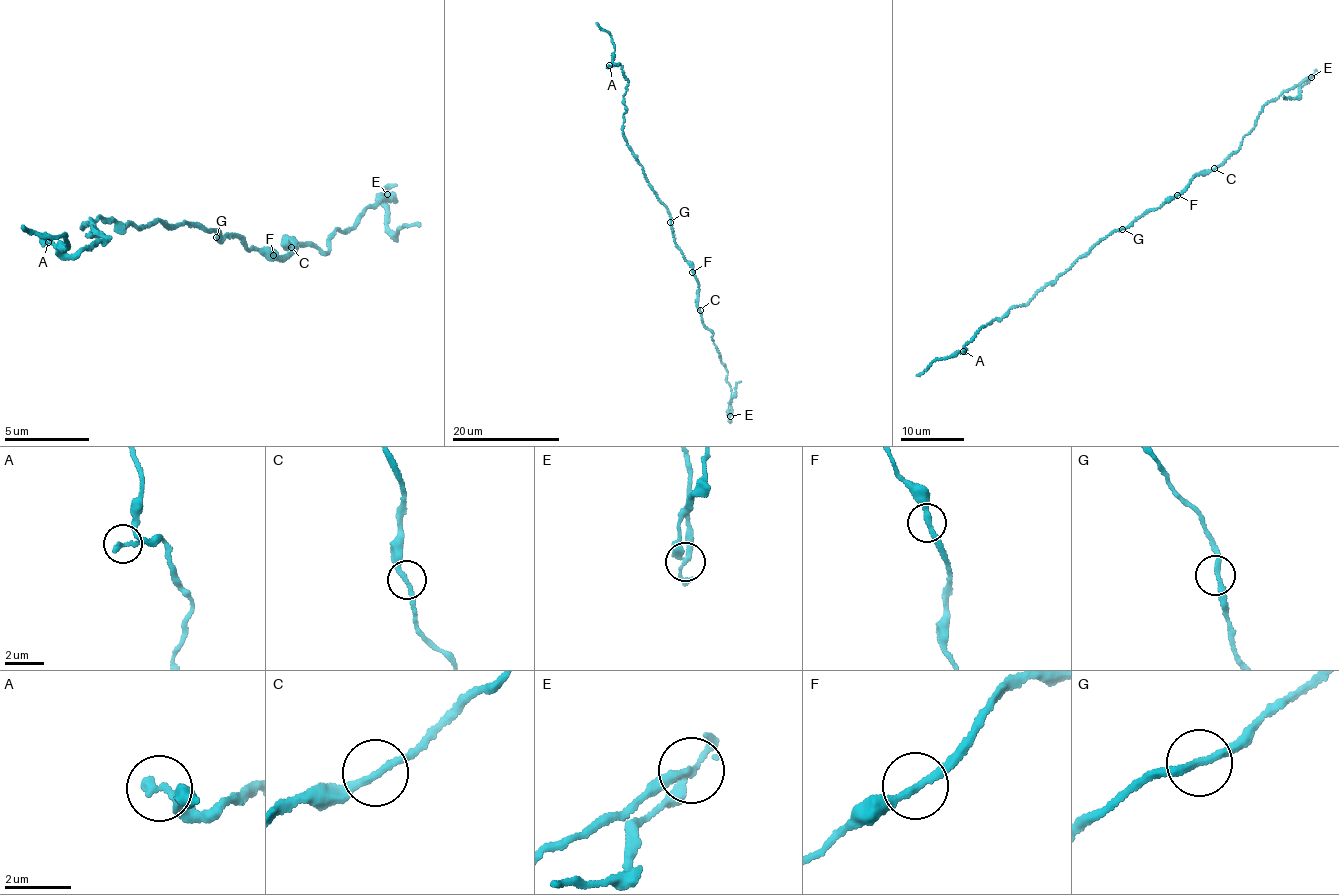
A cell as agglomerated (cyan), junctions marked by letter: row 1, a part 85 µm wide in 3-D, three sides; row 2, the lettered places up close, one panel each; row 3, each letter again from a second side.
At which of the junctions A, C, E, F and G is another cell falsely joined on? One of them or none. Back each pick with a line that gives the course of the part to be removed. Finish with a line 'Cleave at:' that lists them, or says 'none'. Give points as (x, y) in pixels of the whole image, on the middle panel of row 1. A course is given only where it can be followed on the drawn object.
E: course (730, 416), (729, 402), (741, 381)
Cleave at: E

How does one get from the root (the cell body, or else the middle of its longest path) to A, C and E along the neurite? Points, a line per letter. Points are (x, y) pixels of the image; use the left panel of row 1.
A: (220, 237), (190, 221), (136, 228), (112, 216), (83, 225), (92, 219), (106, 242), (73, 253), (48, 242)
C: (220, 237), (218, 242), (228, 236), (262, 256), (291, 251), (290, 241), (282, 249), (291, 247)
E: (220, 237), (262, 256), (291, 251), (290, 241), (282, 249), (323, 251), (362, 209), (395, 203), (388, 196)

